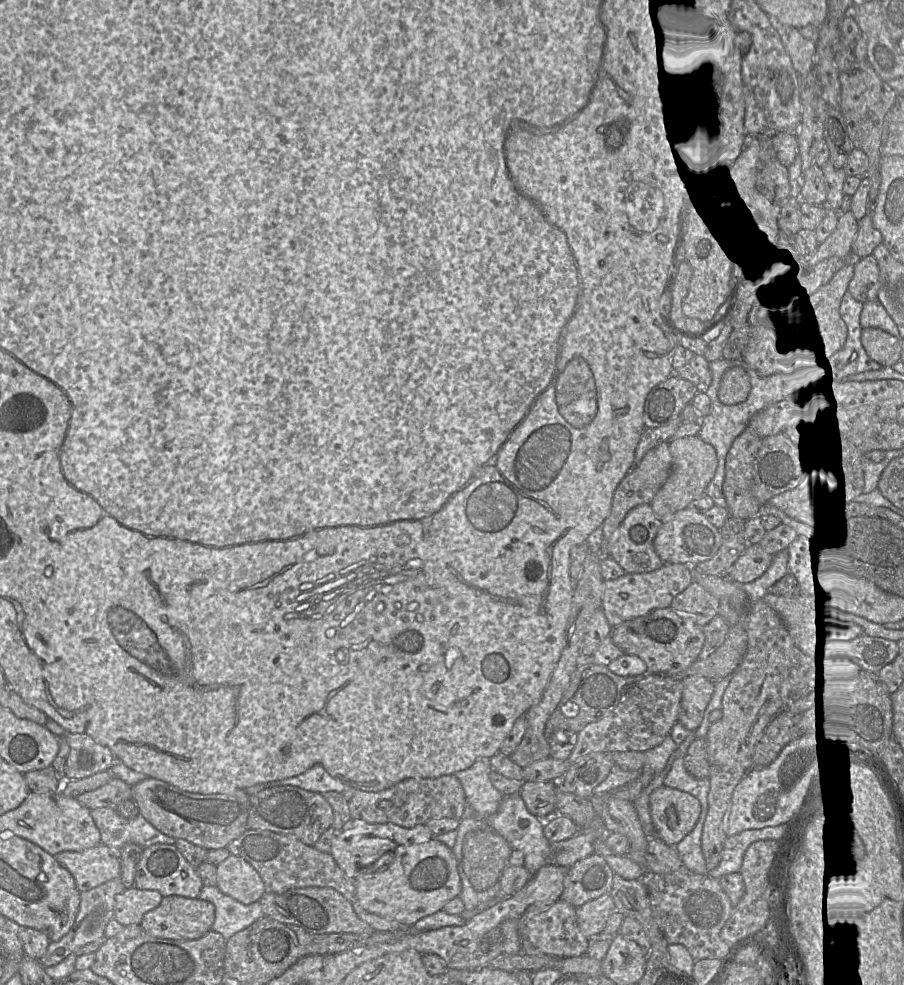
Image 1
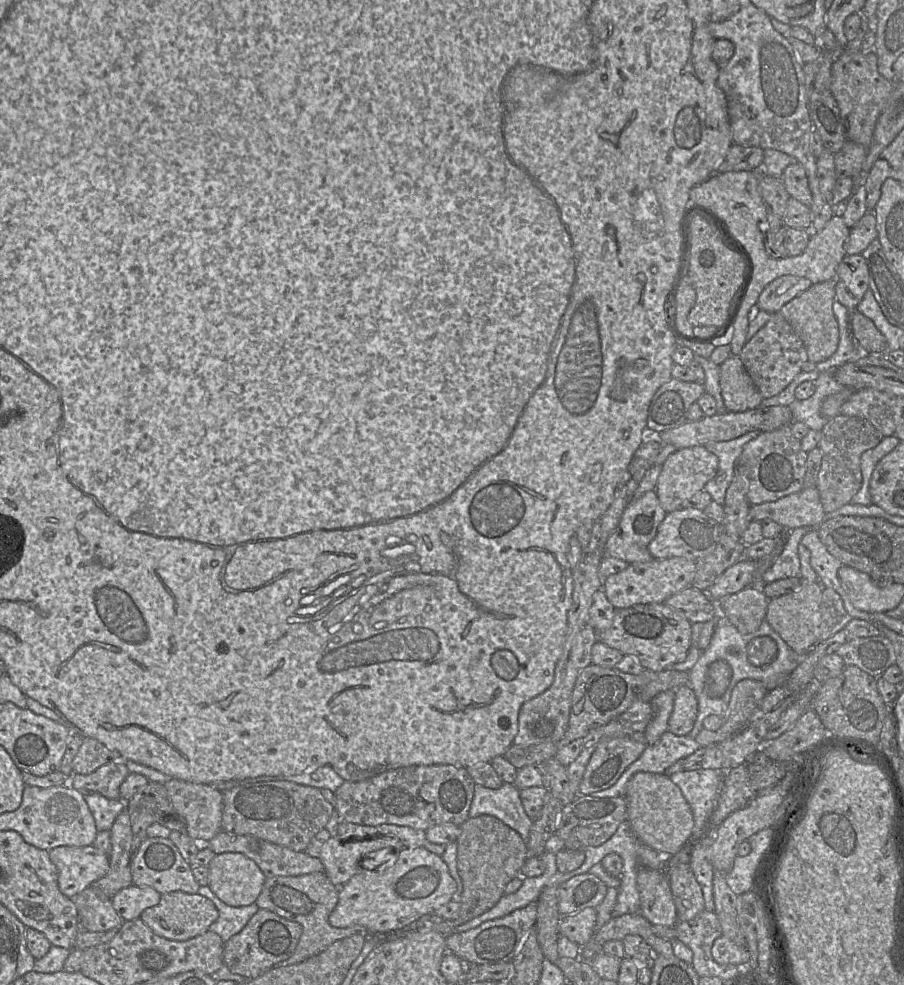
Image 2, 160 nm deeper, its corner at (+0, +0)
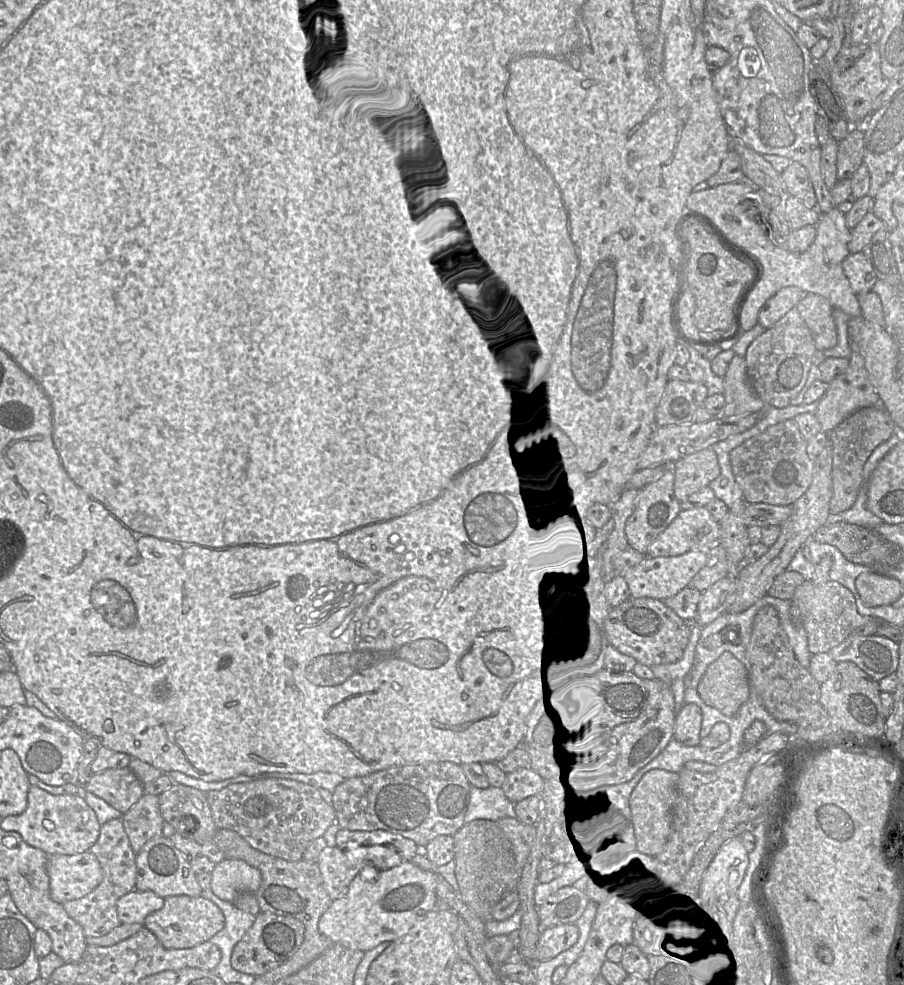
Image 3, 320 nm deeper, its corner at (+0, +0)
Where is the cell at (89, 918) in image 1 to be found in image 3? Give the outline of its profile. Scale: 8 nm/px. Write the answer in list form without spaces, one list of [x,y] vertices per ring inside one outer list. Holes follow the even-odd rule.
[[[144,794],[122,815],[122,821],[133,851],[139,853],[149,840],[162,835],[164,819],[158,796]]]

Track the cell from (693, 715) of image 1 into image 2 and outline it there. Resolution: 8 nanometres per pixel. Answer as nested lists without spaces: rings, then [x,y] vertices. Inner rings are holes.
[[[682,685],[676,689],[674,708],[668,721],[668,730],[677,736],[688,736],[698,715],[698,700],[693,690]]]

